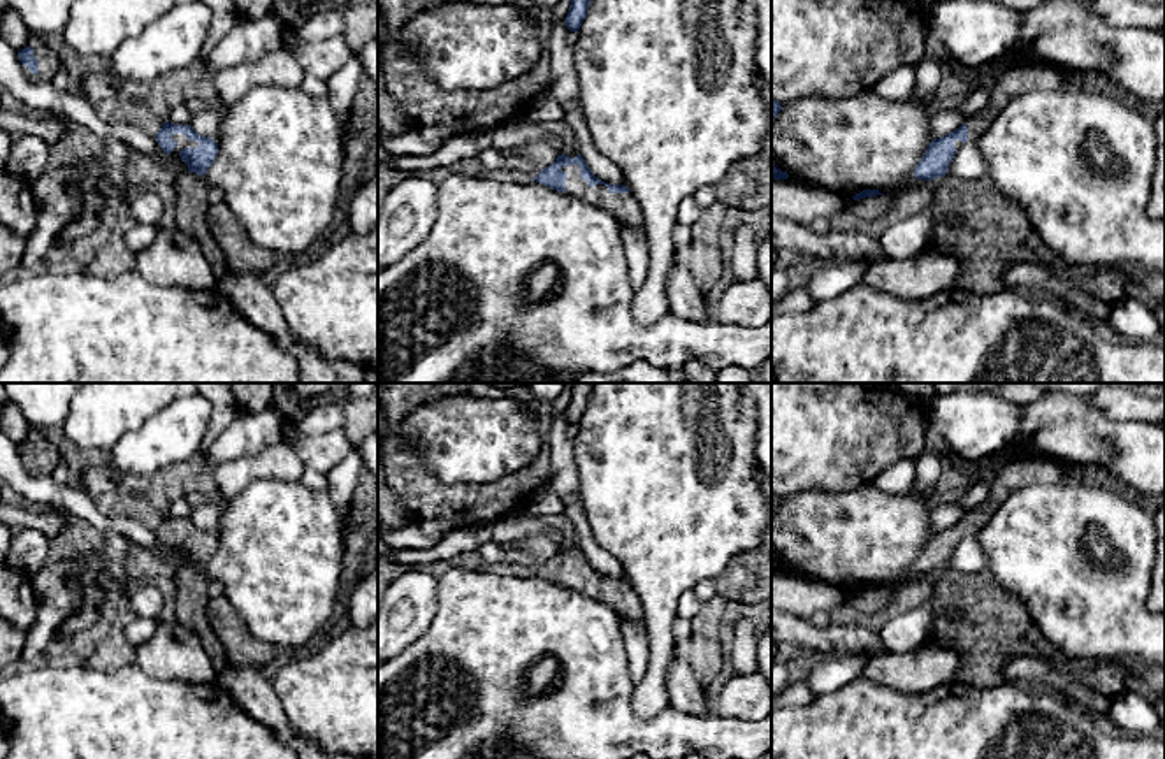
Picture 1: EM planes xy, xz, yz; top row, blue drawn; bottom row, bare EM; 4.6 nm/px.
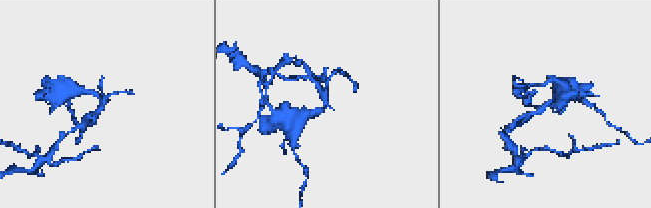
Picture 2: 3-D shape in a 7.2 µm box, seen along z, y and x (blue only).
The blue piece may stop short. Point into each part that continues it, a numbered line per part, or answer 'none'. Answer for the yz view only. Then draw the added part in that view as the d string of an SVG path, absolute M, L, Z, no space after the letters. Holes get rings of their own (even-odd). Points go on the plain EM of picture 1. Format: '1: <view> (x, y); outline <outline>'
1: yz (1025, 468); outline M1016 452L991 480L988 499L965 513L968 522L968 536L977 536L988 524L989 517L1017 488L1037 483L1063 481L1068 481L1068 476L1065 466L1056 459L1031 452Z

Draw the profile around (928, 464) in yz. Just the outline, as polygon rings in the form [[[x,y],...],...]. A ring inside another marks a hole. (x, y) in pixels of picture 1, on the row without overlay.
[[[923,453],[915,460],[917,480],[914,497],[928,499],[940,478],[940,453]]]

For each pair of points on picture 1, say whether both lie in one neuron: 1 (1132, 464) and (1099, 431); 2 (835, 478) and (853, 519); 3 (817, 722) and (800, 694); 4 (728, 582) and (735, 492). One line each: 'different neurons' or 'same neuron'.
1: same neuron
2: different neurons
3: different neurons
4: different neurons

